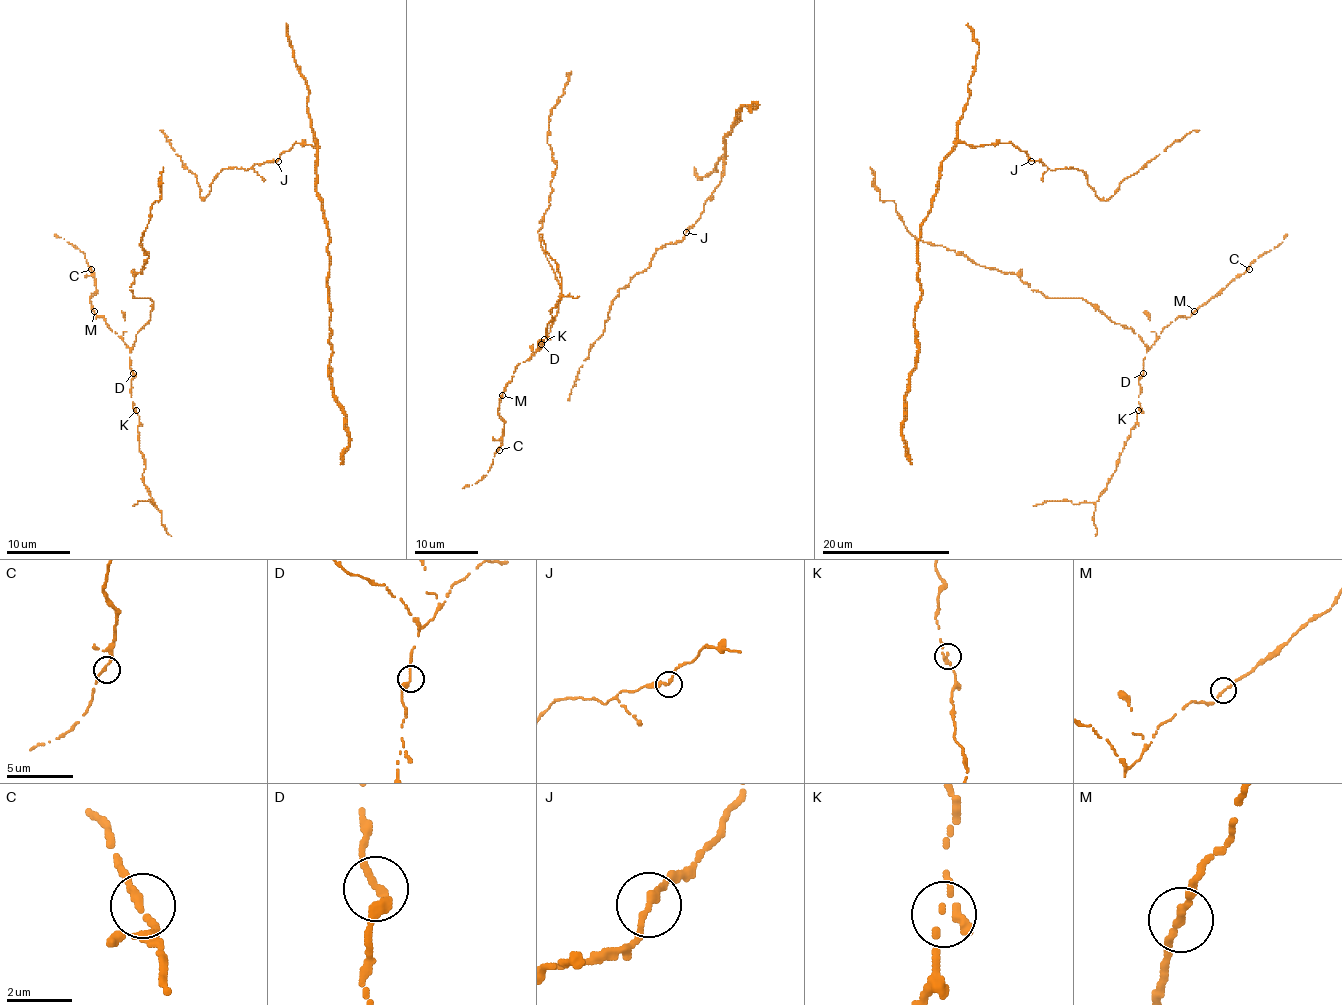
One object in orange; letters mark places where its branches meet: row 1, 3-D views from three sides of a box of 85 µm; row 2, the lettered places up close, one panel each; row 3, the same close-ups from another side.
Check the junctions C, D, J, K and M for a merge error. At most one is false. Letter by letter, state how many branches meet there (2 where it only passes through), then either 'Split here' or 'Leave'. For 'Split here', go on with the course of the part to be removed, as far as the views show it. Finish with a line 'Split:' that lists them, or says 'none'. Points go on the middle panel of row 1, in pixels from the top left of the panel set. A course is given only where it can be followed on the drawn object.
C: Branches: 2. Leave
D: Branches: 2. Leave
J: Branches: 2. Leave
K: Branches: 2. Leave
M: Branches: 2. Leave
Split: none

